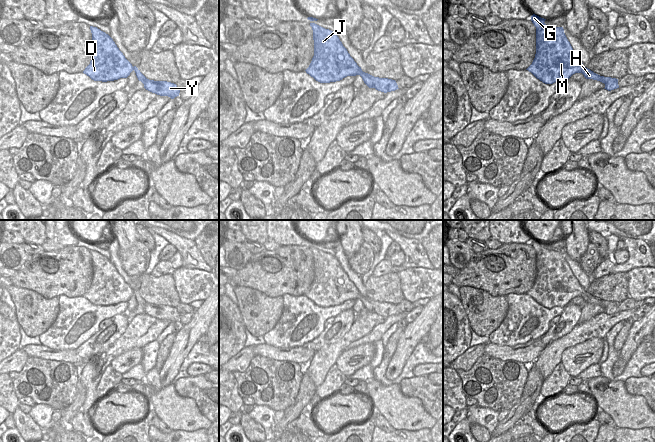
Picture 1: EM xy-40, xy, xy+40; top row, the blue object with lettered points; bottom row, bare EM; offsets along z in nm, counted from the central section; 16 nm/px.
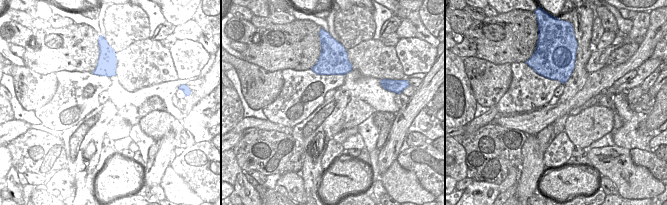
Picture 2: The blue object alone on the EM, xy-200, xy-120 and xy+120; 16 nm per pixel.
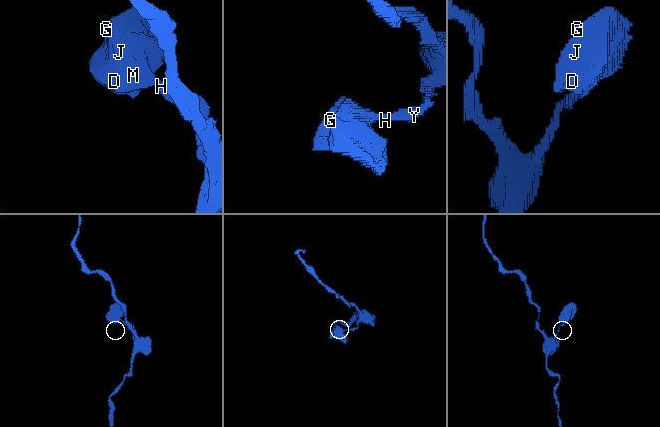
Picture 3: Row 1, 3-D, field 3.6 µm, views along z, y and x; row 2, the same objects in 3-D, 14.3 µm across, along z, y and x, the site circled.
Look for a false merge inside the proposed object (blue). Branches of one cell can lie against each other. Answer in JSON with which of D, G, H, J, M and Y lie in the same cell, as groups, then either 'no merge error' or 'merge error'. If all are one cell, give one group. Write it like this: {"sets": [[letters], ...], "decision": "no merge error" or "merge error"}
{"sets": [["D", "G", "H", "J", "M", "Y"]], "decision": "no merge error"}

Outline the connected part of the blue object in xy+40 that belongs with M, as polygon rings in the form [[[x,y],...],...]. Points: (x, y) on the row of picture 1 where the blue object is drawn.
[[[535,14],[531,16],[536,27],[536,54],[526,70],[545,84],[564,84],[573,74],[582,73],[586,79],[604,83],[604,89],[608,91],[619,88],[618,79],[600,76],[586,68],[574,52],[563,27],[548,26],[545,20]]]

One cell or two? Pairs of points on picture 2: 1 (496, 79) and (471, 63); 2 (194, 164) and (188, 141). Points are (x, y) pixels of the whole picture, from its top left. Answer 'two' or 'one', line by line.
1: one
2: two

